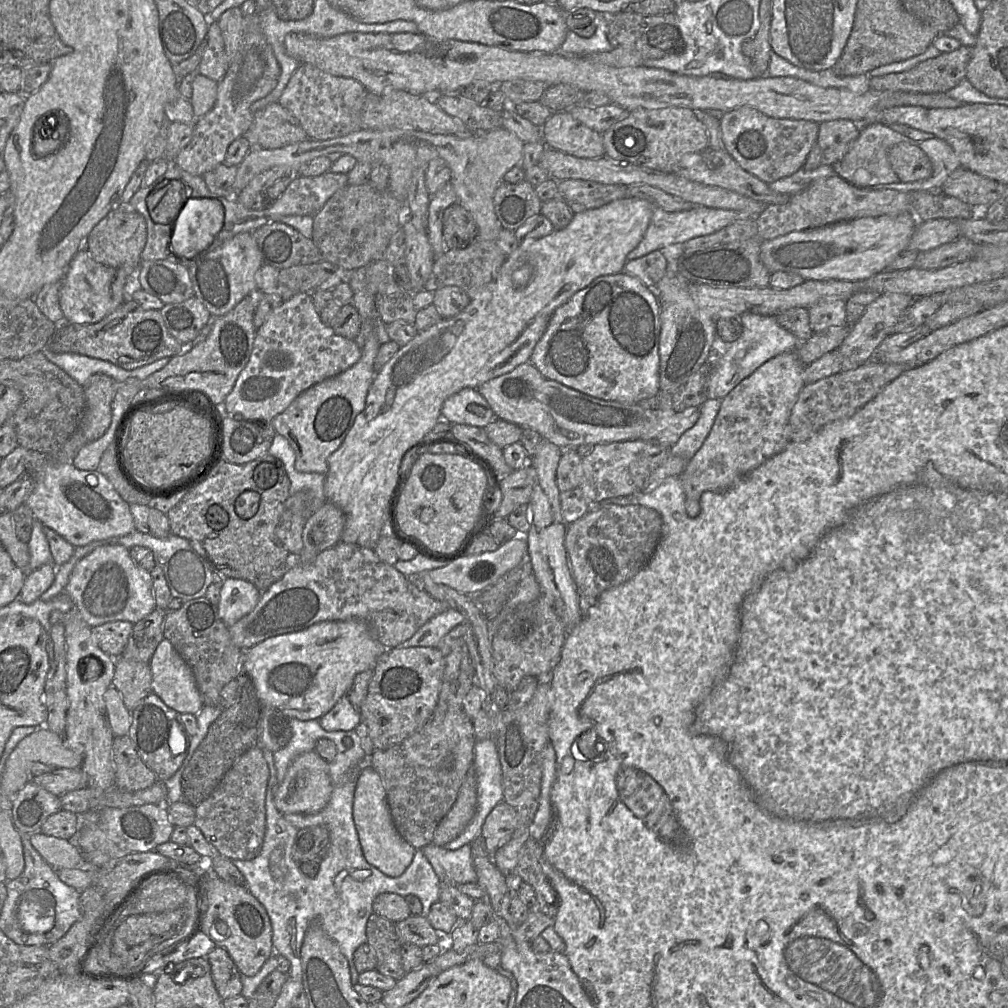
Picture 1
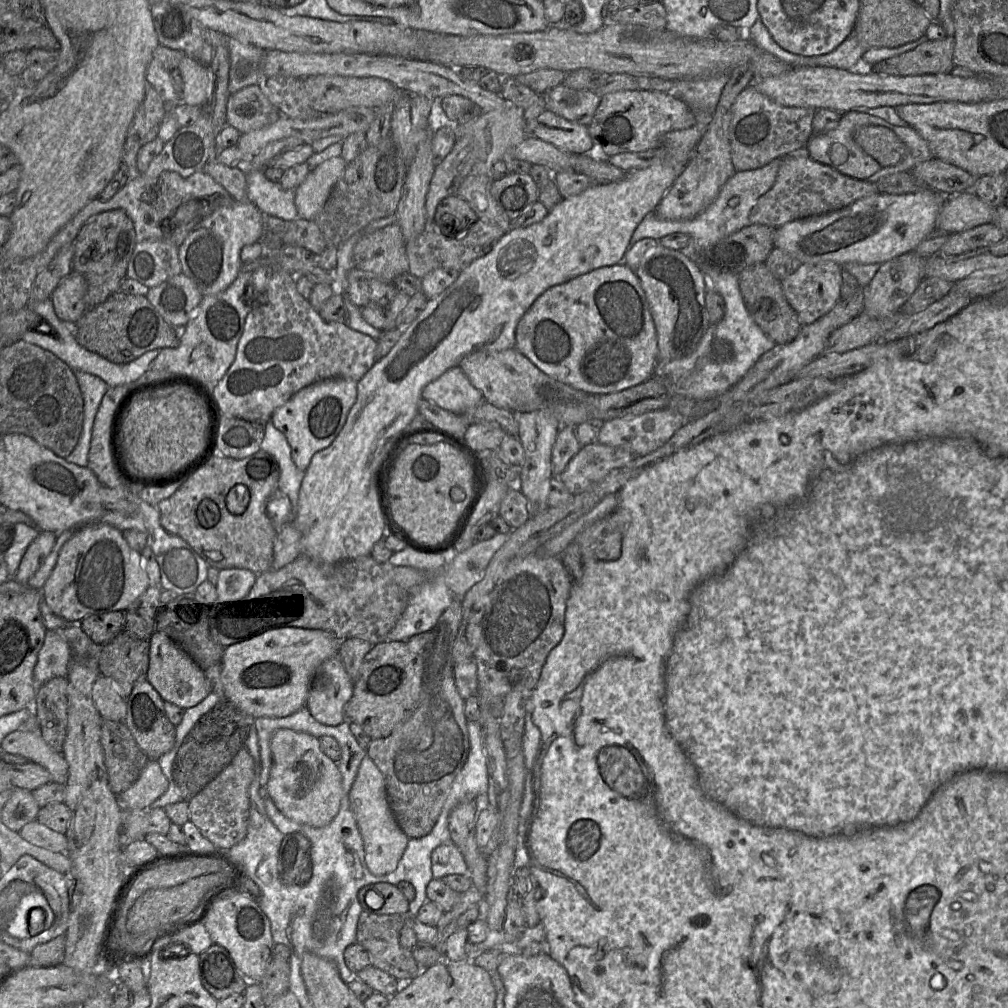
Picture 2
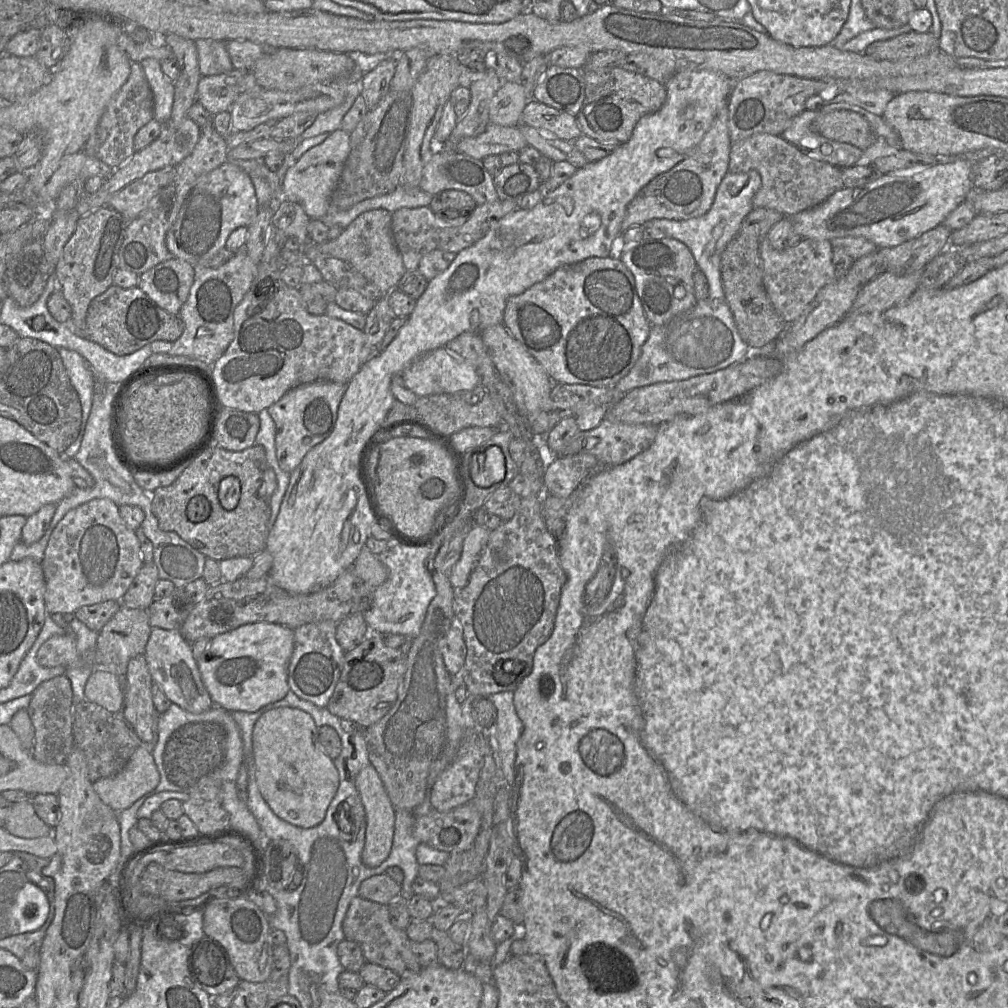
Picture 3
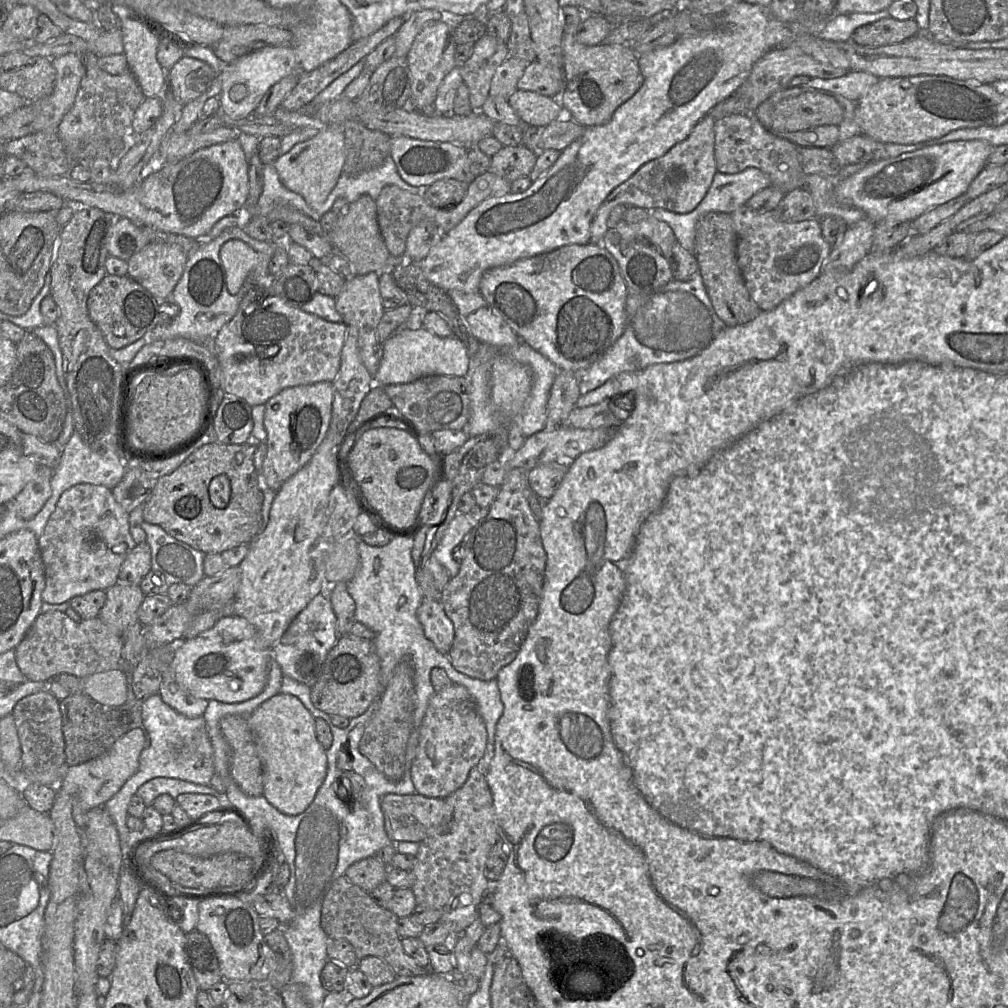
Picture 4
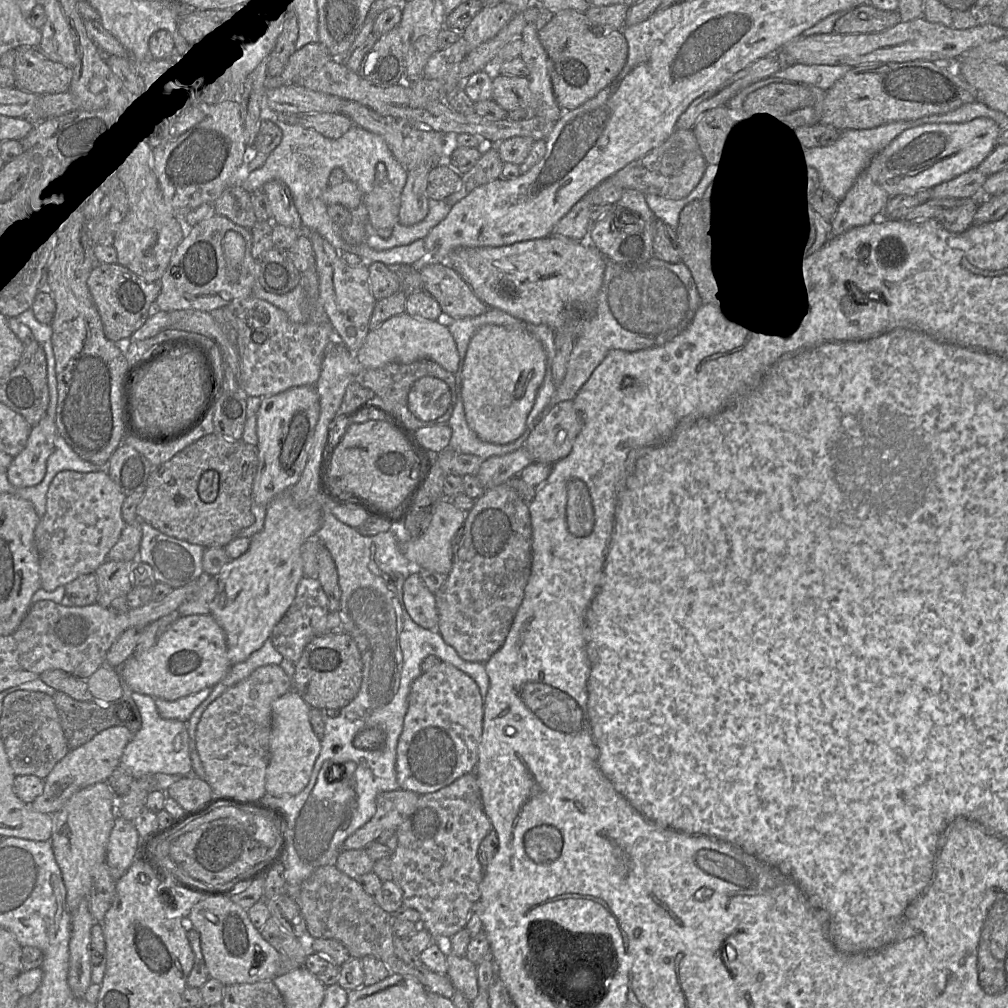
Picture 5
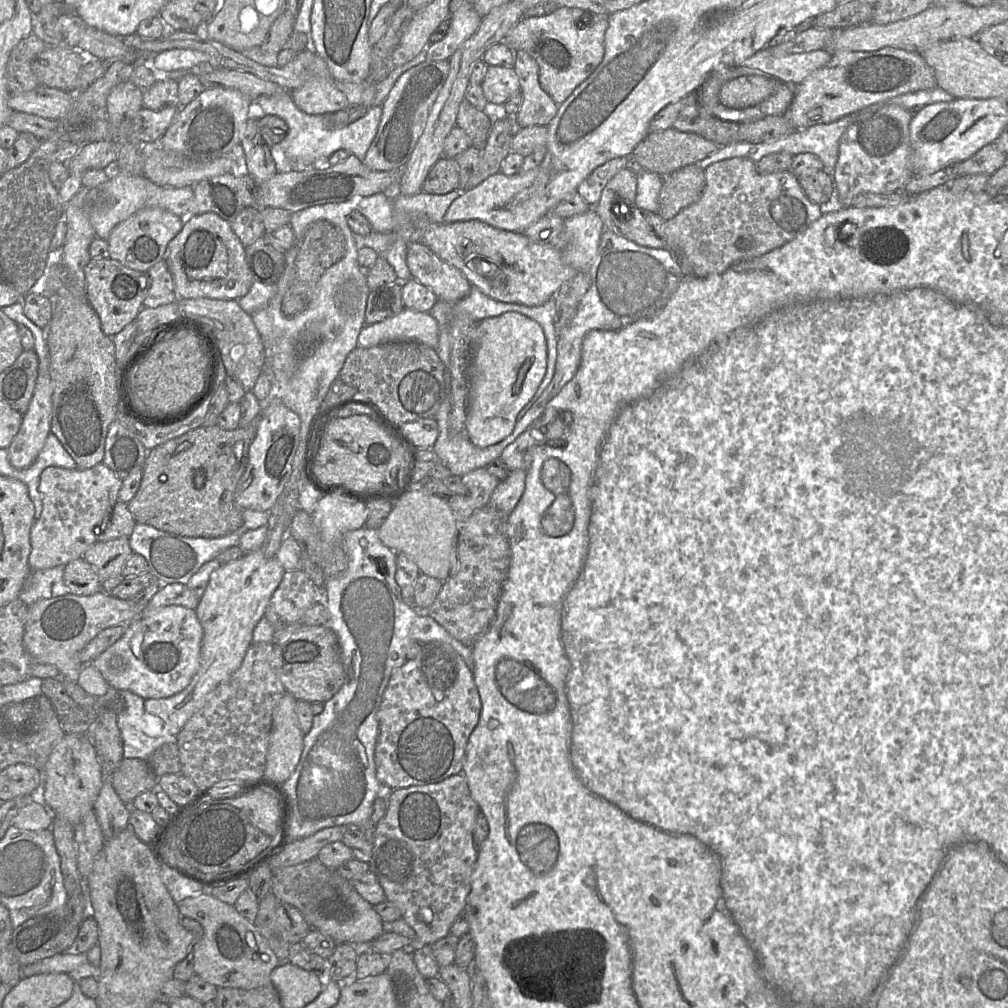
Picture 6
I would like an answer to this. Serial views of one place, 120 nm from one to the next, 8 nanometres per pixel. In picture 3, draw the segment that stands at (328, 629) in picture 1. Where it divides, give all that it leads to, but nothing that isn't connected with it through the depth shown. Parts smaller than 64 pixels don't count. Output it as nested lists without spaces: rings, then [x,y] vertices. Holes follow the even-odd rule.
[[[250,623],[209,641],[197,665],[215,705],[228,711],[256,712],[282,700],[290,691],[288,664],[294,650],[294,629],[275,623]]]

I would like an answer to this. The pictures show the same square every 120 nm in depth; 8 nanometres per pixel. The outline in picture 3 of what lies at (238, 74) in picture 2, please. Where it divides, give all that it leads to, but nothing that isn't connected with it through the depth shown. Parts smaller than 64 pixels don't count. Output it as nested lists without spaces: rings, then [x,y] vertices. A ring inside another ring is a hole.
[[[197,39],[195,44],[202,76],[229,73],[234,69],[225,41]]]

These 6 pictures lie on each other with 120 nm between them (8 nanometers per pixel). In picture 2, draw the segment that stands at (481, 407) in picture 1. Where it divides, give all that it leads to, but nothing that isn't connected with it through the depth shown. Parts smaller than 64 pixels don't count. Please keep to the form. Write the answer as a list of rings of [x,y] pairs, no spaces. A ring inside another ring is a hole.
[[[460,366],[450,368],[426,385],[422,398],[456,415],[463,415],[484,401]]]

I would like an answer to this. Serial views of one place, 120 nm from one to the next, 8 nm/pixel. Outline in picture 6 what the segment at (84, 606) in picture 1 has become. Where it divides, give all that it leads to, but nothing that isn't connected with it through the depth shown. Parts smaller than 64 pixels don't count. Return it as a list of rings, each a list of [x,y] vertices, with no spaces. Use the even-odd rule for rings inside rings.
[[[103,462],[89,469],[44,469],[39,477],[43,509],[30,532],[31,570],[65,566],[72,560],[83,558],[85,551],[98,541],[97,528],[105,530],[121,485],[122,480]]]

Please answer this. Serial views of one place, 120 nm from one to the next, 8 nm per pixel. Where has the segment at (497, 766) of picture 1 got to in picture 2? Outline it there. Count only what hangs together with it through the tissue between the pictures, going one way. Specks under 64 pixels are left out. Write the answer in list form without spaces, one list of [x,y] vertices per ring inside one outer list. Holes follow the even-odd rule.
[[[467,721],[470,751],[465,765],[455,778],[442,810],[452,811],[460,802],[476,800],[488,793],[484,735],[478,723]]]

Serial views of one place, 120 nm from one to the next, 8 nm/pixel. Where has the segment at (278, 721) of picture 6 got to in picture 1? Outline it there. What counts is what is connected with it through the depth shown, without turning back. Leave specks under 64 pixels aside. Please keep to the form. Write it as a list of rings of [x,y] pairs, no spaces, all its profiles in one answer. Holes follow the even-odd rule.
[[[314,750],[296,757],[279,782],[274,795],[276,809],[281,814],[313,814],[323,810],[331,799],[334,786],[329,774],[329,763]]]

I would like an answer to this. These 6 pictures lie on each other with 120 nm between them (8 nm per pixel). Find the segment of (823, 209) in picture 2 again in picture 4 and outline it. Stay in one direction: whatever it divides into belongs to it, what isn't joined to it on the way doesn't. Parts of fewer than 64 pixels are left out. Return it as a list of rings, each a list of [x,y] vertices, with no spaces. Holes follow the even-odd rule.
[[[727,115],[715,120],[715,162],[717,171],[736,174],[754,167],[766,173],[771,185],[781,189],[784,194],[804,187],[805,172],[800,162],[798,145],[773,135],[752,115]]]

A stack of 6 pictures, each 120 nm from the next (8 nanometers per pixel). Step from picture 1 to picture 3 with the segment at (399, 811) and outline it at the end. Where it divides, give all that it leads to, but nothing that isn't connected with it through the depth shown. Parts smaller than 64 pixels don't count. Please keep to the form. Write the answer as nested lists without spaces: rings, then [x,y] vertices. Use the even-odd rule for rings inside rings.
[[[446,536],[440,546],[434,569],[427,567],[436,595],[428,606],[420,634],[412,640],[407,653],[397,699],[382,719],[364,728],[369,761],[379,774],[394,810],[412,814],[427,800],[430,788],[454,760],[459,747],[448,736],[447,705],[449,695],[460,686],[453,682],[439,650],[439,641],[450,629],[455,617],[455,588],[449,582],[449,576],[442,572],[451,537]]]

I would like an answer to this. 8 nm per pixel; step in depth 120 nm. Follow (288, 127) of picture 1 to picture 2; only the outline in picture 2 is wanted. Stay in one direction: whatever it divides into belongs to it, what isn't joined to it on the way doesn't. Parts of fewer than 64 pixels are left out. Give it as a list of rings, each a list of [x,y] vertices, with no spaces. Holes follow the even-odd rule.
[[[248,85],[228,97],[226,123],[244,134],[259,130],[276,122],[278,110],[258,85]]]

